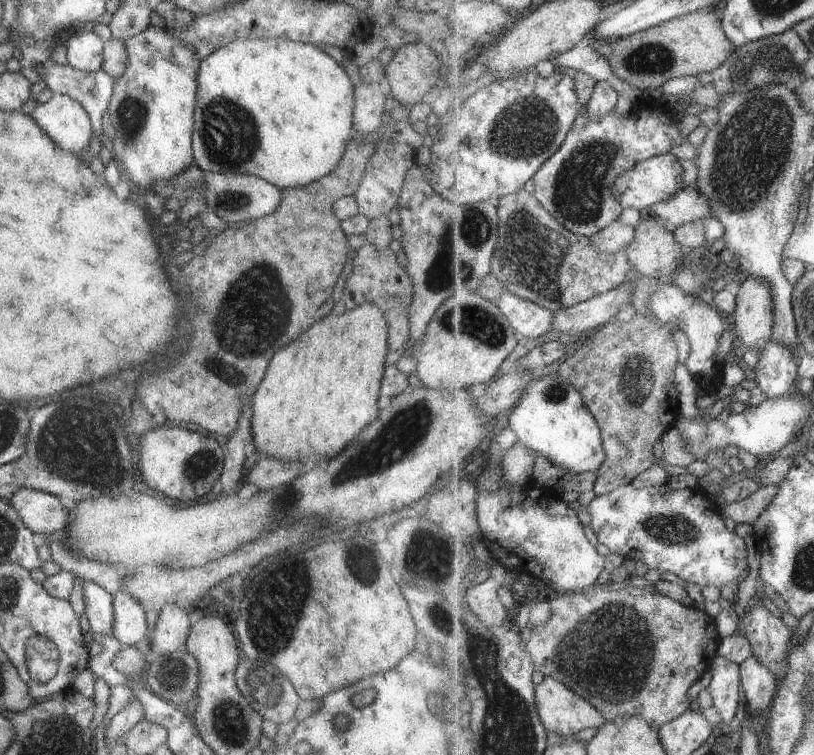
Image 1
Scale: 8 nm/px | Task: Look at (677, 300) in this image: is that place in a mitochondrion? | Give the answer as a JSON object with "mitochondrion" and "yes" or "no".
{"mitochondrion":"no"}

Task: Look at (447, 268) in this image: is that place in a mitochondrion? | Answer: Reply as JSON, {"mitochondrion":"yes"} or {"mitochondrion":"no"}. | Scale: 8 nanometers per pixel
{"mitochondrion":"yes"}

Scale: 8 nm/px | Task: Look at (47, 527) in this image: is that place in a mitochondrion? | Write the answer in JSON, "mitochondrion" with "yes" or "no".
{"mitochondrion":"no"}

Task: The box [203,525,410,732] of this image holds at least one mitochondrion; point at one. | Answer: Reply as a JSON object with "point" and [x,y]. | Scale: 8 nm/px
{"point":[274,612]}

